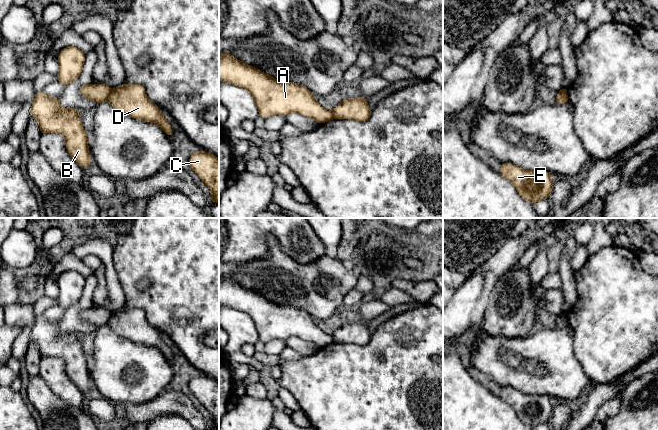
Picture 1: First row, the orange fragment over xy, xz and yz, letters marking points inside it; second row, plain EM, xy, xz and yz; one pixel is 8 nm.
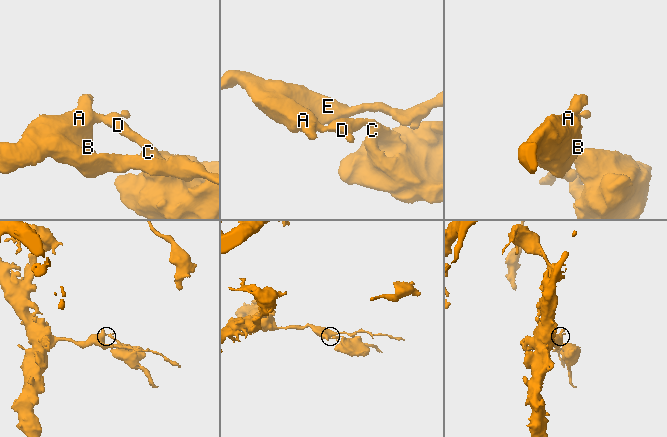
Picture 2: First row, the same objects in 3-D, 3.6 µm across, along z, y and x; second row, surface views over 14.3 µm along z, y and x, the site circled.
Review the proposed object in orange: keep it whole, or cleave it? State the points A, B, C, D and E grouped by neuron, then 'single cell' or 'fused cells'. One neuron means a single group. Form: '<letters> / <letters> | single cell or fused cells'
A B E / C D | fused cells

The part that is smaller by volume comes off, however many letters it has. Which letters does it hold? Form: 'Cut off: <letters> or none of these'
Cut off: C, D

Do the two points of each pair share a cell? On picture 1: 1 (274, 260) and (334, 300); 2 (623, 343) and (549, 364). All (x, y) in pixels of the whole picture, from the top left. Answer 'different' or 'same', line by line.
1: same
2: different

